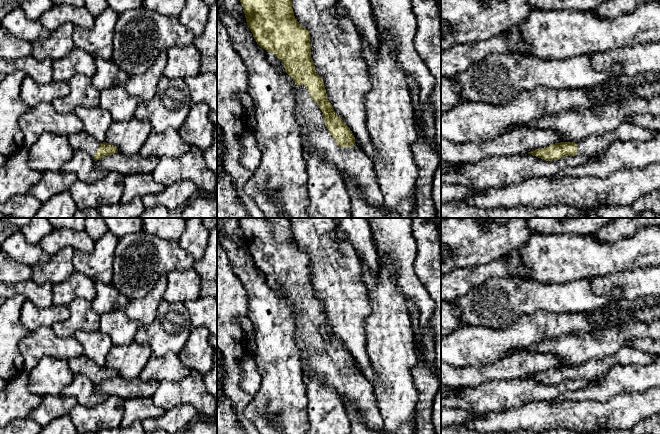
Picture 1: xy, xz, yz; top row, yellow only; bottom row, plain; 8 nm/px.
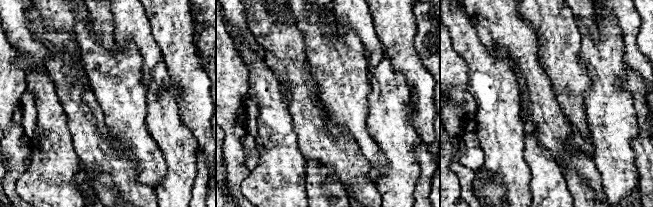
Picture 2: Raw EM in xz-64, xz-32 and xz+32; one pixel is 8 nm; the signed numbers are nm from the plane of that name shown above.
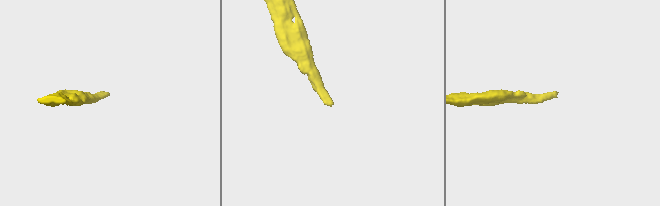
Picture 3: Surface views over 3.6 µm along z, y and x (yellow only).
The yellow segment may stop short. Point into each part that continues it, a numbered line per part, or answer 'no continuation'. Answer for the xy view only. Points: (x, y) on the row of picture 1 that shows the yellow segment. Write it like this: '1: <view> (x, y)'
no continuation

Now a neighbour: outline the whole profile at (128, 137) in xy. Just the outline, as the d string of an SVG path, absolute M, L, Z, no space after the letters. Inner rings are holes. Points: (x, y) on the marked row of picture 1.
M132 118L126 122L113 121L105 135L105 142L117 147L126 155L139 153L142 145L152 133L152 126L146 120Z

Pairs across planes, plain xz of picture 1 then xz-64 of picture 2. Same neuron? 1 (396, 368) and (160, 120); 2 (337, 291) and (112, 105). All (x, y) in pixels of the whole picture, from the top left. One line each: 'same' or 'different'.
1: same
2: same

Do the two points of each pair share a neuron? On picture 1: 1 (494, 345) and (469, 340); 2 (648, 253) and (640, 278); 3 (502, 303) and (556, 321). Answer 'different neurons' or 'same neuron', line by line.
1: same neuron
2: different neurons
3: different neurons

